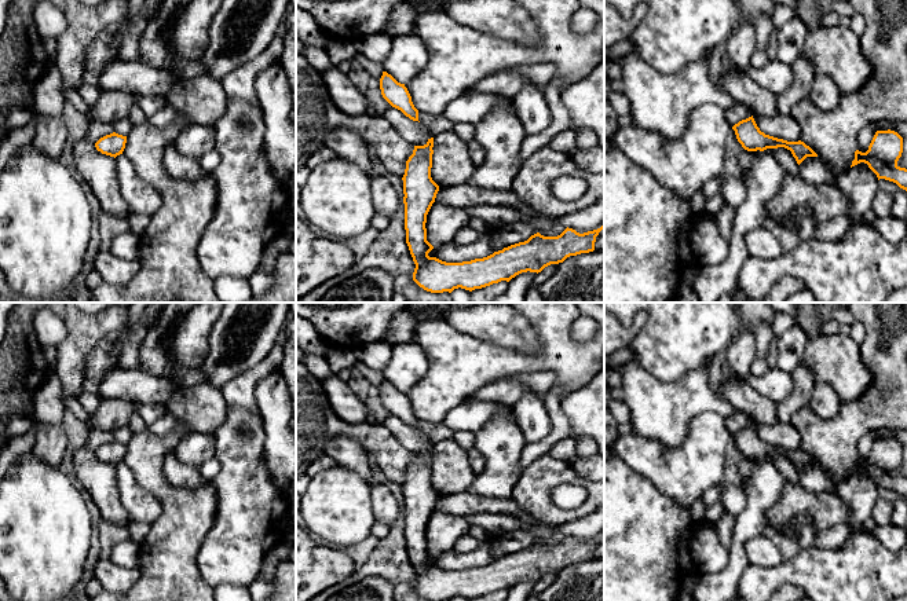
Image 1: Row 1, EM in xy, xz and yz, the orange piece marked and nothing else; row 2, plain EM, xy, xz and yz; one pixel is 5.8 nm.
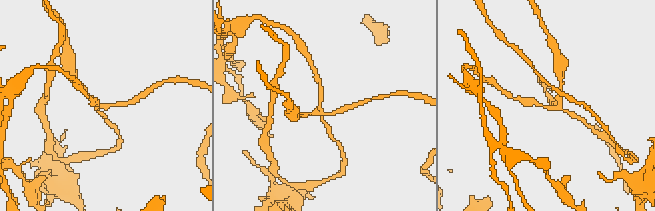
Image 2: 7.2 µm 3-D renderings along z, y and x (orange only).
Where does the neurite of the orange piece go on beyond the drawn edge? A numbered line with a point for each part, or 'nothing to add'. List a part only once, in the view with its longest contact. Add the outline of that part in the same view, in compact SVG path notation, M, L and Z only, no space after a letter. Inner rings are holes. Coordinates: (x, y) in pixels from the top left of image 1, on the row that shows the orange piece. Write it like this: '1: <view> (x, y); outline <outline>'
1: yz (783, 157); outline M785 147L767 149L764 151L757 150L757 151L751 151L751 153L754 155L758 155L758 154L772 155L785 172L787 172L790 175L798 173L798 164L797 164L796 158L793 157L791 151Z

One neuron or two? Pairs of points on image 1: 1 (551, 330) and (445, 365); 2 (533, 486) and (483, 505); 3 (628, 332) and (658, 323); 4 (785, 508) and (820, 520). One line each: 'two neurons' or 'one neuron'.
1: one neuron
2: two neurons
3: two neurons
4: one neuron

